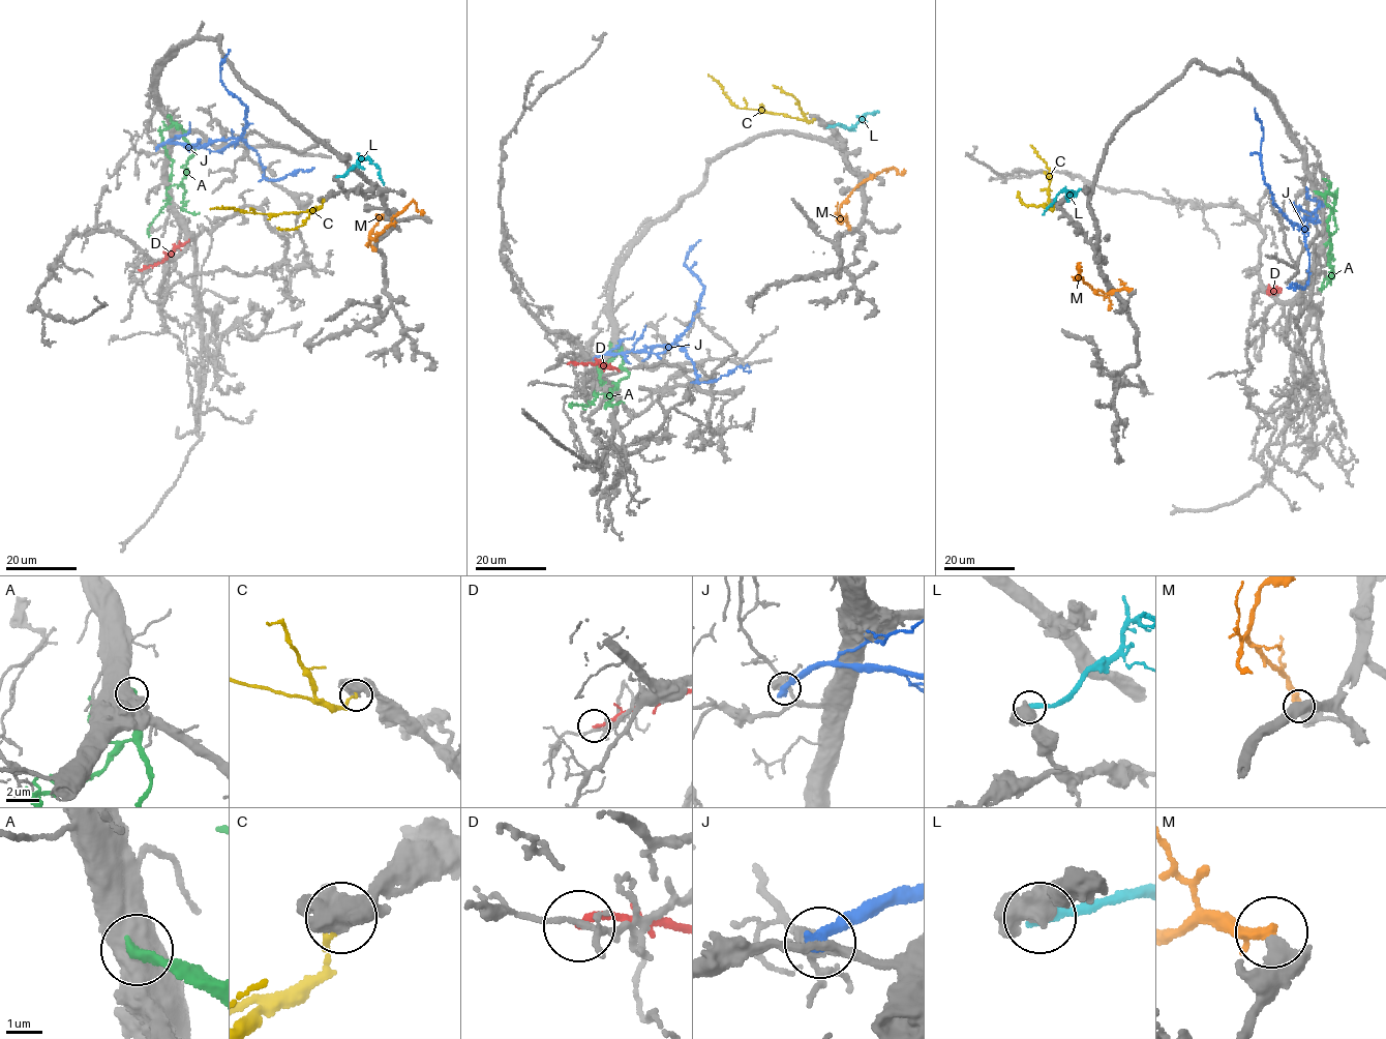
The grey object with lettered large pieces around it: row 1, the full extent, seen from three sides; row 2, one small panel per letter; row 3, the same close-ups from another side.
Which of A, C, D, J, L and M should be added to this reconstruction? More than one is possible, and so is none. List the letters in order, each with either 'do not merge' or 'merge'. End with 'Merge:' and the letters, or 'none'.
A: do not merge
C: do not merge
D: do not merge
J: do not merge
L: do not merge
M: do not merge
Merge: none

